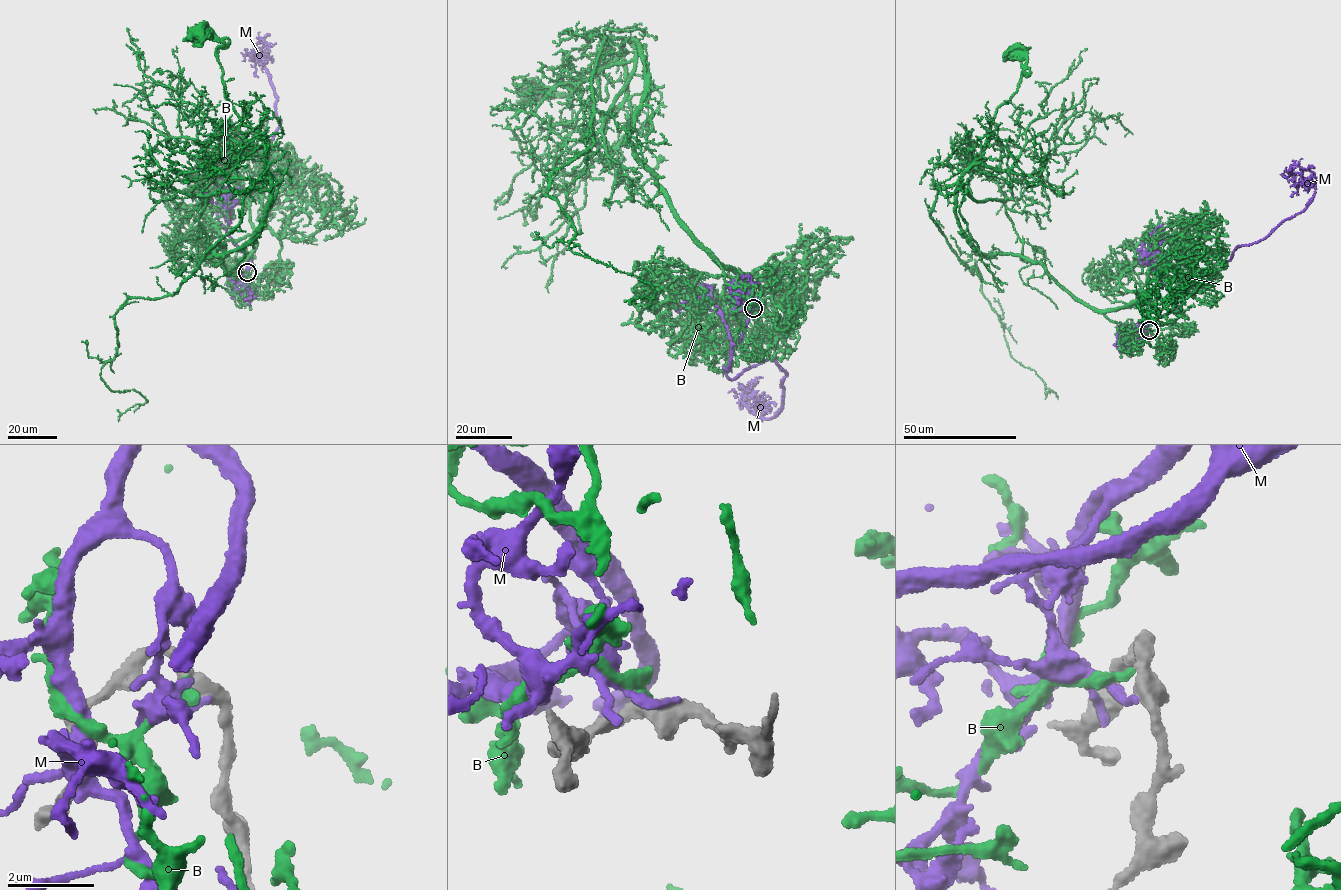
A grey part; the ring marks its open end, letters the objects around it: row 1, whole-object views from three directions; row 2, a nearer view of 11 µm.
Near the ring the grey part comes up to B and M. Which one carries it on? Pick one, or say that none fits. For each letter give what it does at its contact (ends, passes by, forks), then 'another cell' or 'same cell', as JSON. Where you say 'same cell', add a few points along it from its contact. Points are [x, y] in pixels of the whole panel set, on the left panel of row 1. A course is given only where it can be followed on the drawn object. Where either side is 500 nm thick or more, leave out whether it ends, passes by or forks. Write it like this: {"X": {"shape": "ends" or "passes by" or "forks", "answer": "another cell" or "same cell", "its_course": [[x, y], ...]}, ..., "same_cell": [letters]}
{"B": {"shape": "ends", "answer": "same cell", "its_course": [[247, 272], [247, 287], [214, 252], [260, 225], [264, 143], [226, 98], [229, 40], [197, 32]]}, "M": {"shape": "ends", "answer": "another cell"}, "same_cell": ["B"]}

